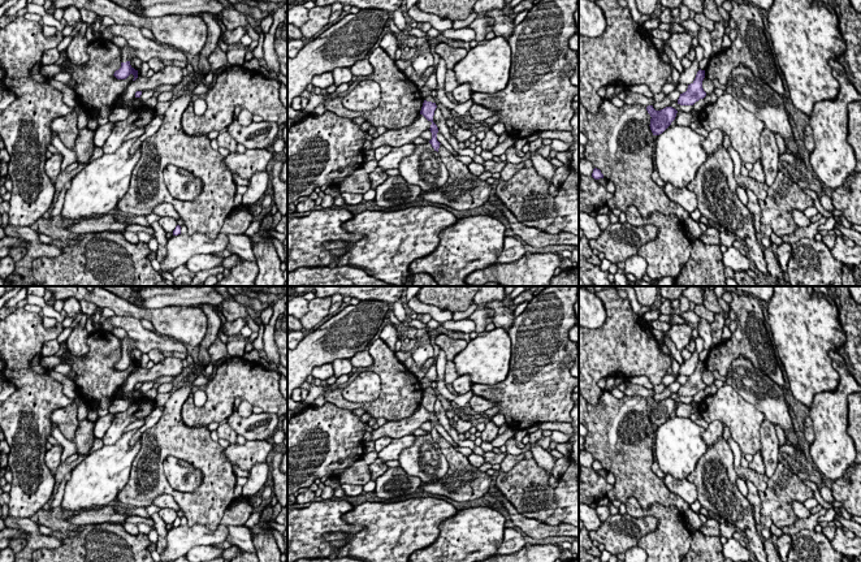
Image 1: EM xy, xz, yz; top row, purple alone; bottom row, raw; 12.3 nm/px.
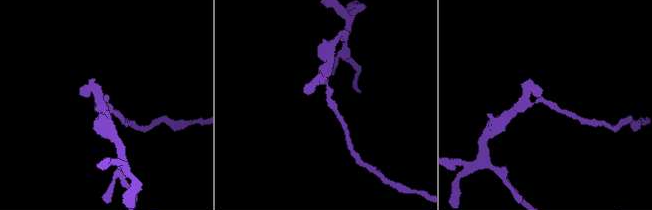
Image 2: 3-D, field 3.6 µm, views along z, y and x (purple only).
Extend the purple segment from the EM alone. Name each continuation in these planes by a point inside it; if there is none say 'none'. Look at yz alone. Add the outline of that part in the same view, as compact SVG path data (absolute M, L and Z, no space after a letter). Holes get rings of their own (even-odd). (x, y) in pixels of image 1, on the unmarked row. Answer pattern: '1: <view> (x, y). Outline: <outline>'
none

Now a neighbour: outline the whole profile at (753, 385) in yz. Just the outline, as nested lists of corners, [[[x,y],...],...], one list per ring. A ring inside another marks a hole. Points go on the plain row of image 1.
[[[735,359],[727,372],[727,381],[745,401],[760,410],[765,419],[783,431],[792,431],[792,418],[784,397],[784,390],[749,359]]]

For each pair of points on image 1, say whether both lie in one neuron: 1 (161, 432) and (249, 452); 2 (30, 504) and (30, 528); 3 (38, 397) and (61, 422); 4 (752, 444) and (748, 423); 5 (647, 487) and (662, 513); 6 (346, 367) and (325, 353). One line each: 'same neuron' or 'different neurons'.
1: different neurons
2: different neurons
3: different neurons
4: same neuron
5: different neurons
6: different neurons

